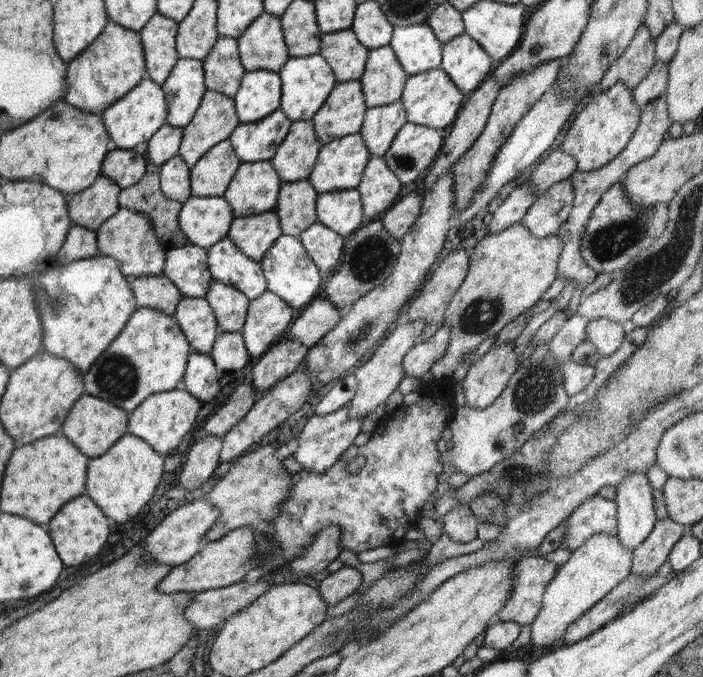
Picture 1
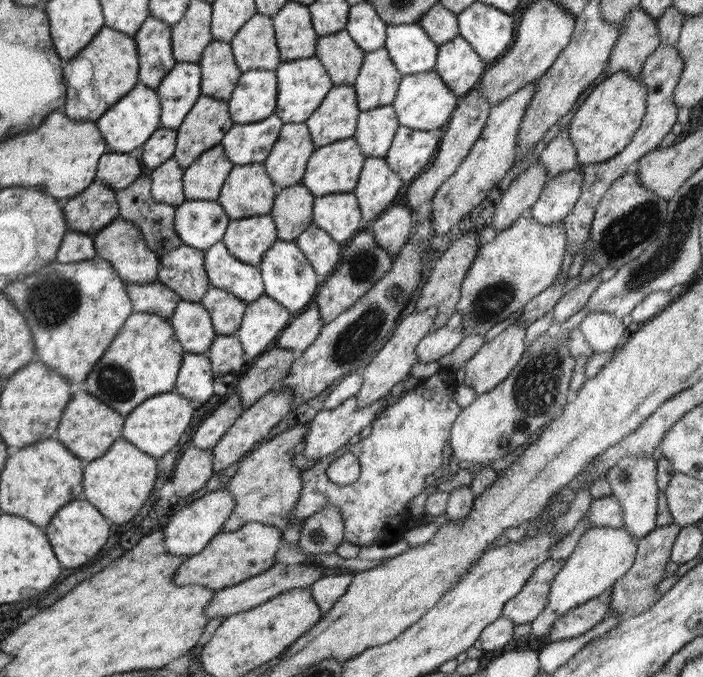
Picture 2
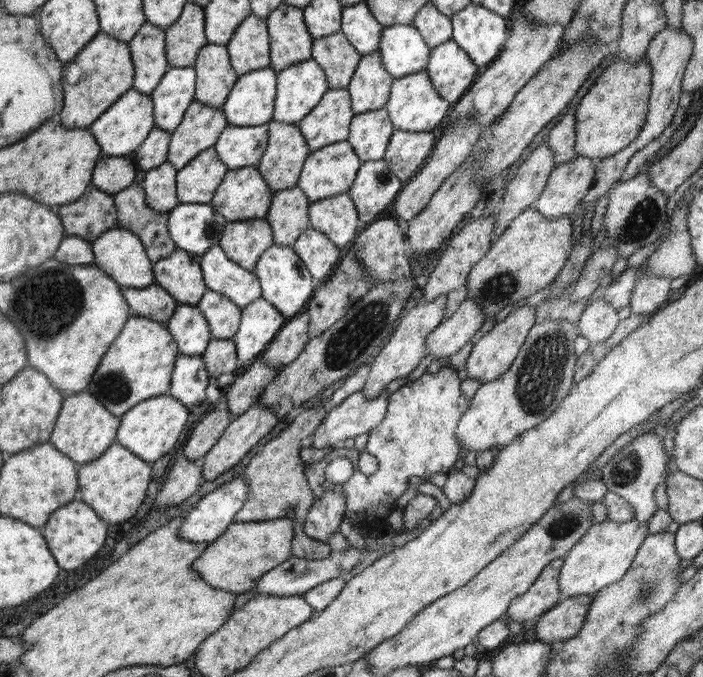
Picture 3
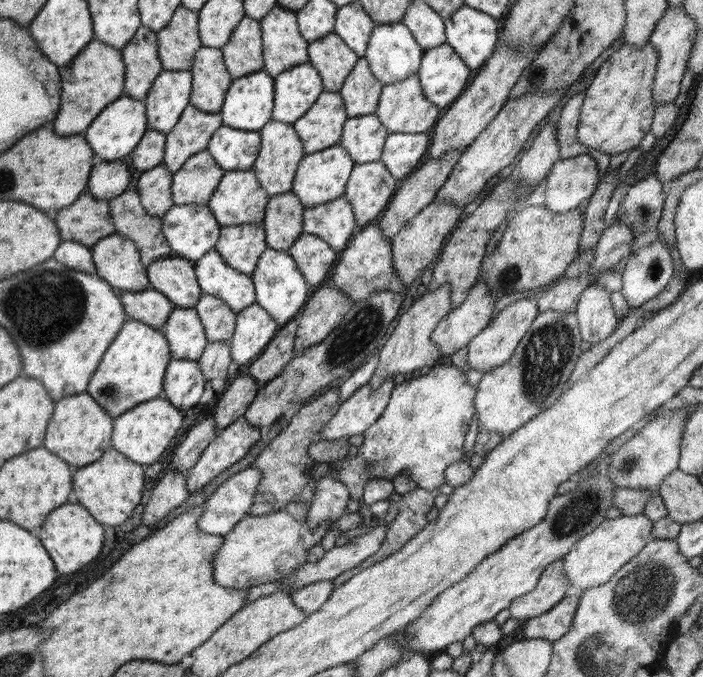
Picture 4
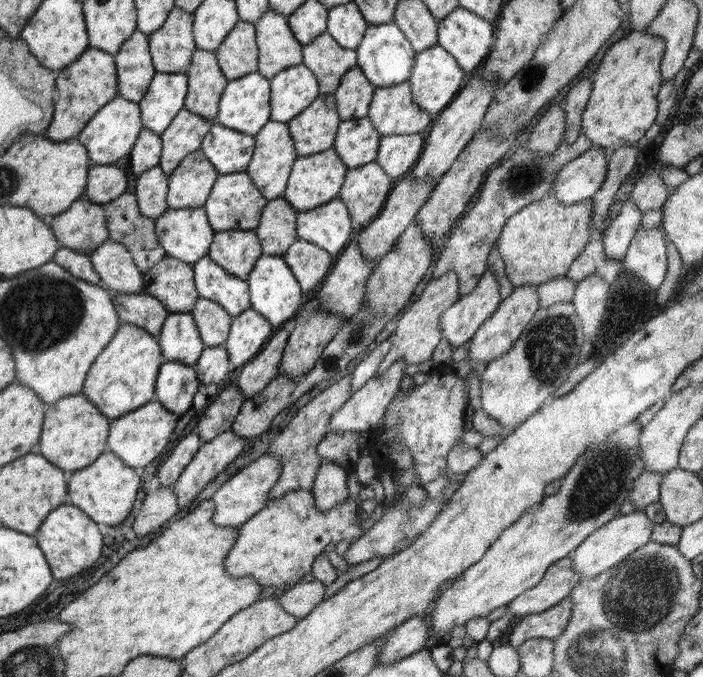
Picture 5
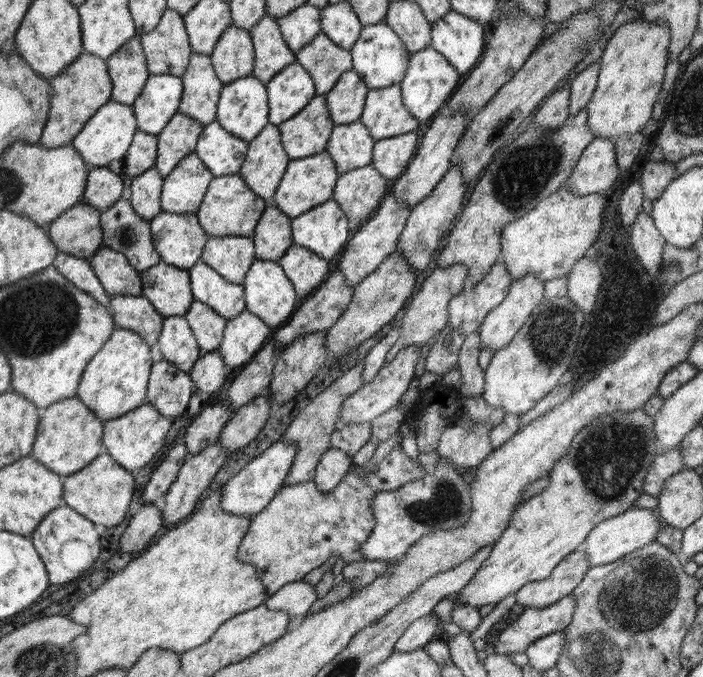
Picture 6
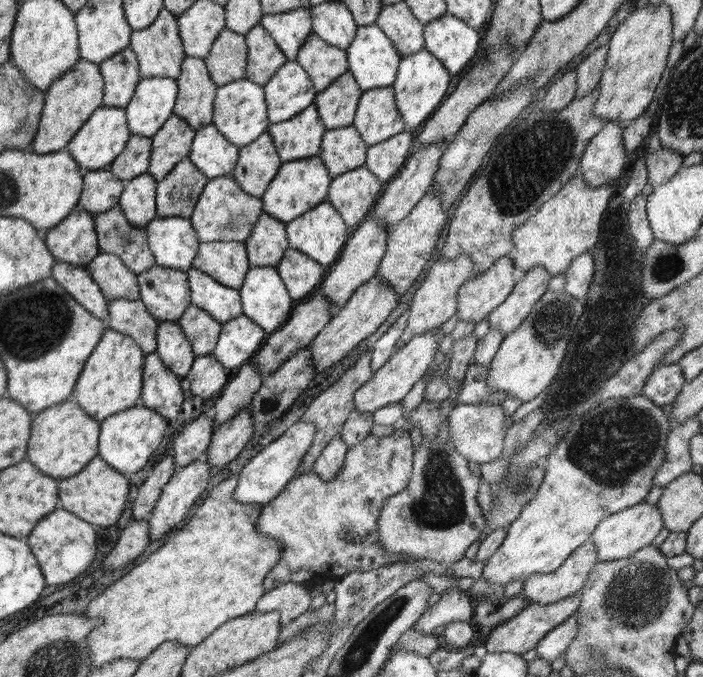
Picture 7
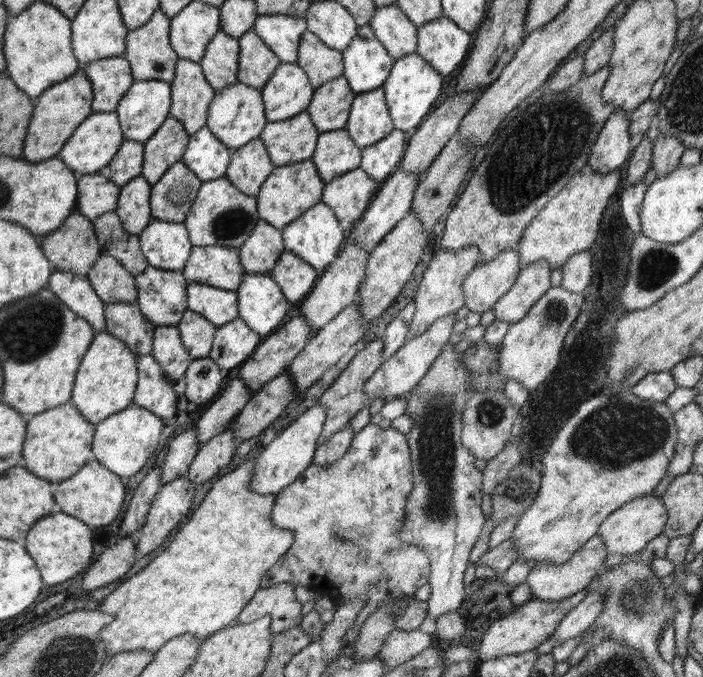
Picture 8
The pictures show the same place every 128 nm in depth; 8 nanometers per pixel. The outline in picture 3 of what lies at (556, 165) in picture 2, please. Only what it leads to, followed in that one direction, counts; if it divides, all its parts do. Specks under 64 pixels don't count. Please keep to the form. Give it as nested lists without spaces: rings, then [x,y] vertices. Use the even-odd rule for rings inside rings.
[[[570,110],[560,120],[546,138],[547,145],[553,150],[555,164],[562,164],[577,157],[575,151],[576,118],[574,110]]]

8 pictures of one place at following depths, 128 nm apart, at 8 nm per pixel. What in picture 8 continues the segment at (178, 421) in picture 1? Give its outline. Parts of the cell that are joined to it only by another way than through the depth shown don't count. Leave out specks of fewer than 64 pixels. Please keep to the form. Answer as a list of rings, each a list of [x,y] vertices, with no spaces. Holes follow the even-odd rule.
[[[136,404],[128,405],[124,410],[95,424],[96,430],[91,444],[95,460],[114,475],[130,479],[145,466],[156,450],[166,423],[167,421],[145,408],[140,408]]]

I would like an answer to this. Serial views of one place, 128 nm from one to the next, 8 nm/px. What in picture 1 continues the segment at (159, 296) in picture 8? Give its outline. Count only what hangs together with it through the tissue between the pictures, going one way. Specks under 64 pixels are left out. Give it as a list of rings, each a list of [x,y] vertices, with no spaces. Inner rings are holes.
[[[188,242],[180,248],[167,249],[163,275],[178,287],[182,296],[202,298],[213,281],[207,262],[207,249]]]

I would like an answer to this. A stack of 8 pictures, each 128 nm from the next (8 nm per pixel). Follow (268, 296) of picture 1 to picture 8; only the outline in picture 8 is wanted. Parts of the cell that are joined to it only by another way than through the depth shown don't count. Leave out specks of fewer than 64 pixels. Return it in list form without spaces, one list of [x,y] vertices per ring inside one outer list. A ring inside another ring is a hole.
[[[238,317],[217,327],[209,357],[227,373],[246,361],[263,339]]]

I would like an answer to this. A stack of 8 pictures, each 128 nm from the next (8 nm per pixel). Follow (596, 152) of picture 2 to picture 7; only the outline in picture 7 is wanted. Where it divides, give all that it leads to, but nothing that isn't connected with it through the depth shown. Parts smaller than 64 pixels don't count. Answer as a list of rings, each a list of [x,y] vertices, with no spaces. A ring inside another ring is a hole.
[[[662,4],[658,8],[654,8],[654,6],[637,8],[618,26],[607,44],[606,66],[604,66],[601,80],[598,82],[601,91],[594,105],[594,116],[602,118],[606,123],[612,122],[612,124],[625,127],[647,112],[662,72],[666,68],[670,48],[673,44],[672,36],[672,12],[670,12],[670,8],[666,8],[666,4]]]

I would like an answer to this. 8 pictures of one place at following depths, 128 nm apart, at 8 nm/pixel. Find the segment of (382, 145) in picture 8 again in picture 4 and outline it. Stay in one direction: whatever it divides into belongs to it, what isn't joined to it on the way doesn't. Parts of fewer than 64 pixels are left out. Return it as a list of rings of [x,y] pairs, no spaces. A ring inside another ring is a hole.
[[[394,132],[386,137],[380,161],[400,182],[424,161],[428,144],[430,144],[430,138],[426,133]]]

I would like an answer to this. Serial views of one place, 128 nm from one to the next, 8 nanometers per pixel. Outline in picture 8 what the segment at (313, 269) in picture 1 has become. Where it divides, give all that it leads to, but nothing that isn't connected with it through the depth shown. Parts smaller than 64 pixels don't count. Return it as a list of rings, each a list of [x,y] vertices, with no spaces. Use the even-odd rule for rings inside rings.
[[[270,272],[245,273],[235,291],[239,317],[263,338],[274,333],[288,314],[288,301]]]

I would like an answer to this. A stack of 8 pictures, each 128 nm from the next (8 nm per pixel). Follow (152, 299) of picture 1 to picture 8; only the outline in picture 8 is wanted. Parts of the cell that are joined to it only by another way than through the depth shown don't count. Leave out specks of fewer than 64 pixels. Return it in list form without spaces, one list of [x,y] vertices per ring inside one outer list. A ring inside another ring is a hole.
[[[107,303],[105,330],[118,337],[138,355],[151,354],[155,325],[142,314],[137,303]]]

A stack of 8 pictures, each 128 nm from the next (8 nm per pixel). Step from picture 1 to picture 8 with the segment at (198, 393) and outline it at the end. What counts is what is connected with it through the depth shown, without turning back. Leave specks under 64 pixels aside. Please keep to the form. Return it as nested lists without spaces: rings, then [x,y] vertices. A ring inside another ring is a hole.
[[[151,354],[142,355],[137,360],[138,380],[133,404],[153,412],[165,421],[172,421],[176,415],[177,395],[174,391],[176,381],[172,380]]]

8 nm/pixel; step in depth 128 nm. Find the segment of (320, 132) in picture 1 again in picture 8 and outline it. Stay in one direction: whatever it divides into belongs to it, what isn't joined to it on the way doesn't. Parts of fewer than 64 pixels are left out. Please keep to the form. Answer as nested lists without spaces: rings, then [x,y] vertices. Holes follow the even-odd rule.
[[[303,111],[284,121],[268,122],[259,137],[272,164],[282,167],[310,159],[319,134],[310,119],[310,114]]]

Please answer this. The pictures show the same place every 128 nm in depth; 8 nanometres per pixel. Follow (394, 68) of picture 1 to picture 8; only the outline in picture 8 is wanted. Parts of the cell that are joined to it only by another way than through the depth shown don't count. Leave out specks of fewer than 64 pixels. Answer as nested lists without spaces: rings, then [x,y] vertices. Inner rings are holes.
[[[343,74],[315,89],[307,112],[316,130],[321,133],[345,128],[355,96]]]

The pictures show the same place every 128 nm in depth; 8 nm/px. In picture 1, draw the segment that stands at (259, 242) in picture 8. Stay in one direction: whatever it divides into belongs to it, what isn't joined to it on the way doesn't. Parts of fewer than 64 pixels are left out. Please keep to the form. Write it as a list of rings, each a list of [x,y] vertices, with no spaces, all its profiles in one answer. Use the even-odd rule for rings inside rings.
[[[307,179],[282,182],[273,209],[279,218],[282,234],[298,237],[311,224],[317,222],[315,206],[318,195]]]

